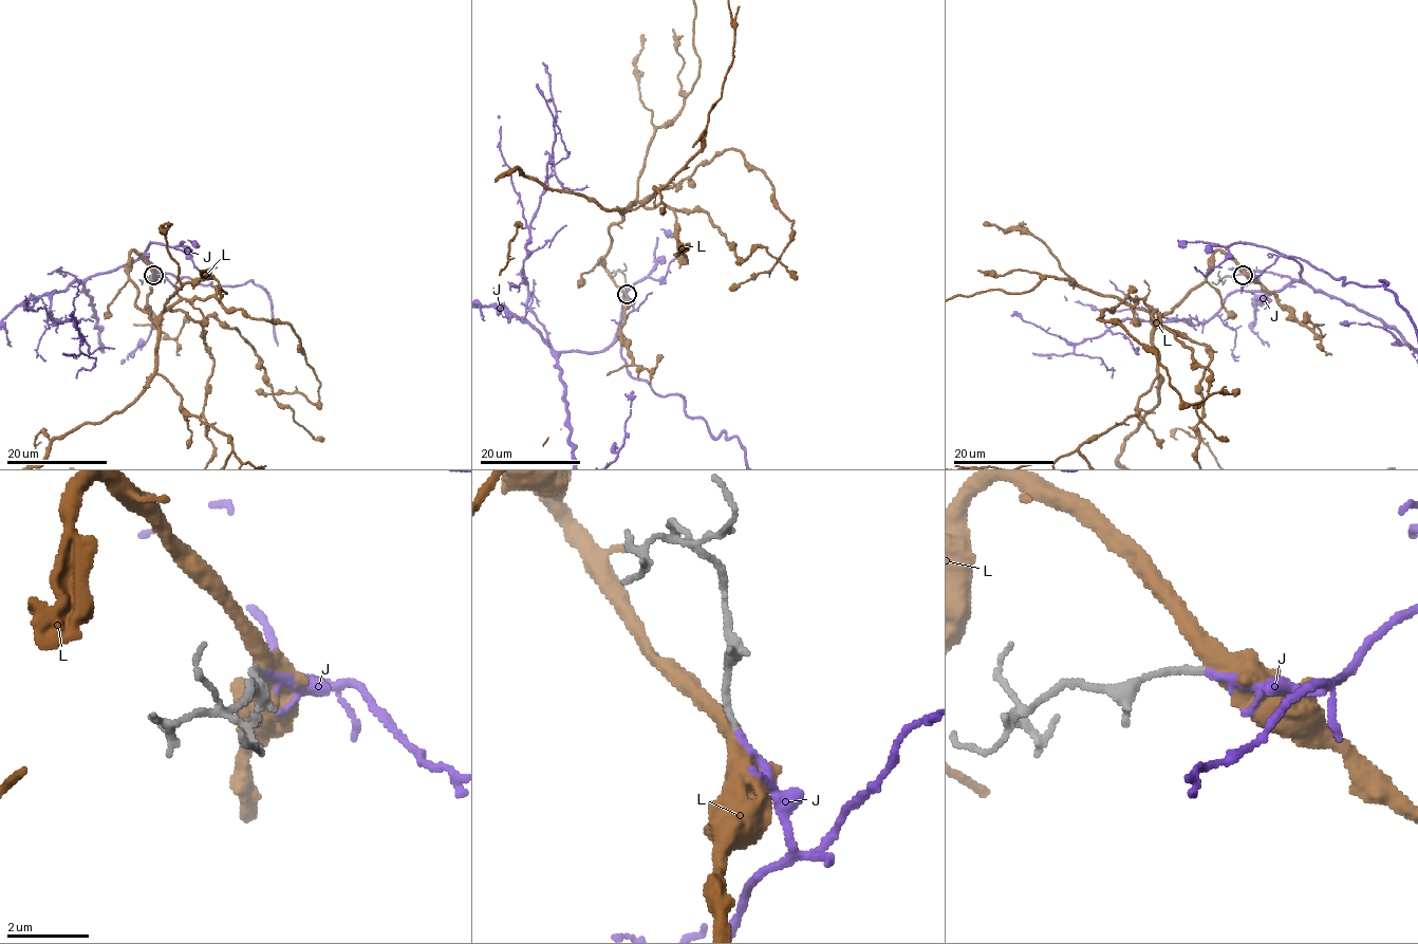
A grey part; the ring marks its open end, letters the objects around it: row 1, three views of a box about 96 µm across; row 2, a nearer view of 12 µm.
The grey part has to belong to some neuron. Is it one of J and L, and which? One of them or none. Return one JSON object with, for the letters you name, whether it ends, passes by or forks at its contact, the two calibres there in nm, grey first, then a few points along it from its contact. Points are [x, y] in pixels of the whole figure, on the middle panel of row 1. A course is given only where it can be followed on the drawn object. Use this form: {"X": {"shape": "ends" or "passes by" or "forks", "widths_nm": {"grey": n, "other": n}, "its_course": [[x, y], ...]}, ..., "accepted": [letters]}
{"J": {"shape": "ends", "widths_nm": {"grey": 150, "other": 180}, "its_course": [[626, 295], [627, 372], [743, 446]]}, "accepted": ["J"]}

